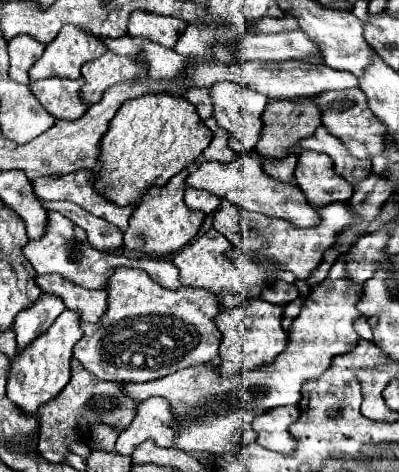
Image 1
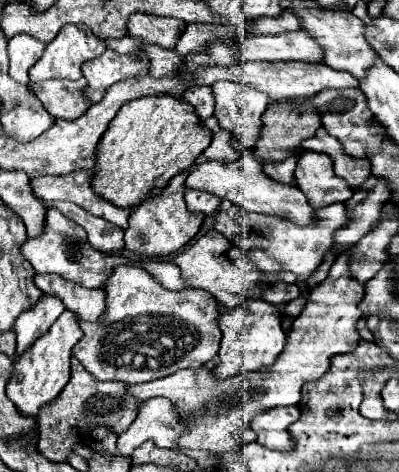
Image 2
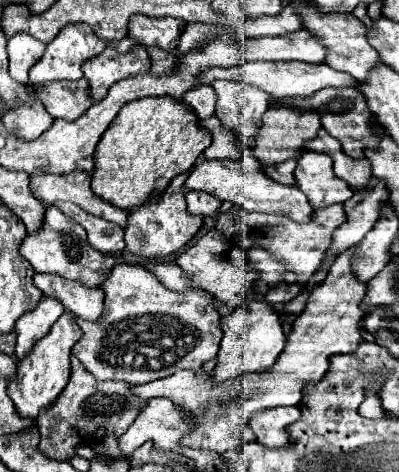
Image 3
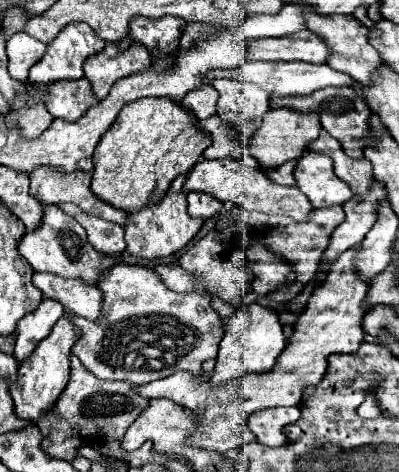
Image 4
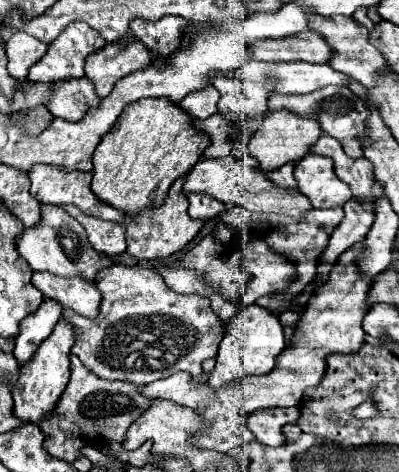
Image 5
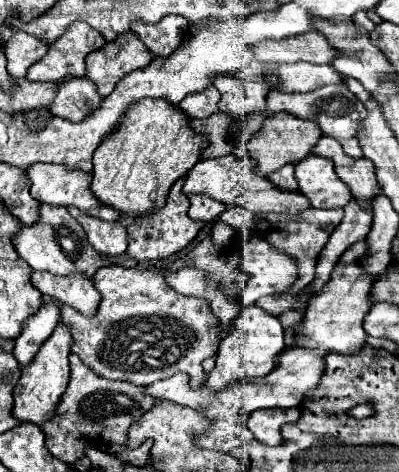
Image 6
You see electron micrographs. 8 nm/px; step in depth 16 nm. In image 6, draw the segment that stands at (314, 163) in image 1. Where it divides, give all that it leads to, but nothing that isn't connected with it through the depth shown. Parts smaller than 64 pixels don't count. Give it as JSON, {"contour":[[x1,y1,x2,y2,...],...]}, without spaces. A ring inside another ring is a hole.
{"contour":[[308,156,296,164,294,172,300,192,310,200,312,208,344,208,350,202,350,188,344,184,330,160,322,156]]}

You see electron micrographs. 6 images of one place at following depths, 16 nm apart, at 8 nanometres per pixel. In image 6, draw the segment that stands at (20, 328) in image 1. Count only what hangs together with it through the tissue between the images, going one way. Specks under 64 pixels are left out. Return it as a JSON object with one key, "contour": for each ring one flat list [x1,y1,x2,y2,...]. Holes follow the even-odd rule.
{"contour":[[44,304,40,312,36,312,36,316,30,316,26,320,24,332,22,336,16,338,16,346,12,352,22,368,34,360,40,346,48,340,48,336,52,336,56,326,58,326,58,308,52,304]]}

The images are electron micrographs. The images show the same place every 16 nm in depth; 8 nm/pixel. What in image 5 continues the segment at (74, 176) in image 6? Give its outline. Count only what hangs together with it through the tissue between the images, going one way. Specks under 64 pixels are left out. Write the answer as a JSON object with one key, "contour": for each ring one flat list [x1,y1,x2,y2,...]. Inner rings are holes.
{"contour":[[36,164,30,172,28,172,28,178,30,178,30,190,32,190,32,196,42,202,42,204,54,204,54,206,62,206,62,204,74,204,78,206,80,210,84,210,86,214,90,216,96,216,96,218,102,218,102,220,112,220,112,222,124,222,124,214,118,212,116,208,100,202,92,190,90,190,90,172,82,172,82,170,74,170,74,172,68,172,66,168,52,168,48,164]]}

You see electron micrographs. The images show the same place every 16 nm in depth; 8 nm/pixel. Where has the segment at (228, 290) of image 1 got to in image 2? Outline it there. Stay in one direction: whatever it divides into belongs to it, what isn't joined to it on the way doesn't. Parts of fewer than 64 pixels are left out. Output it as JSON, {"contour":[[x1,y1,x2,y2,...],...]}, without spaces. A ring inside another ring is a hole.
{"contour":[[210,230,202,238,198,238,192,246,188,246,182,254,174,258,174,264,180,266,182,276,186,282,194,288,208,290,212,296,216,296,224,306,236,308,246,298,248,292,252,292,252,284,260,280,260,272,252,272,252,264,248,264,248,258,244,252,234,248,220,232]]}

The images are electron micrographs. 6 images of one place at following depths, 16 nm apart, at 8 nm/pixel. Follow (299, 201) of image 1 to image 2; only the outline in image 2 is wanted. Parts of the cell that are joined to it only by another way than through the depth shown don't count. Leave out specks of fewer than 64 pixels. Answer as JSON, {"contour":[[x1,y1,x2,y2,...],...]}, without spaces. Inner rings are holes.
{"contour":[[250,152,244,154,240,160,234,160,234,162,218,162,218,160,200,162,188,174,186,188,206,190,206,192,218,196,220,200,230,200,248,212,284,216,296,224,310,224,314,220,314,208,308,204,306,196,296,186,288,186,288,184,280,184,276,180,270,180,262,172,260,160,254,158]]}

